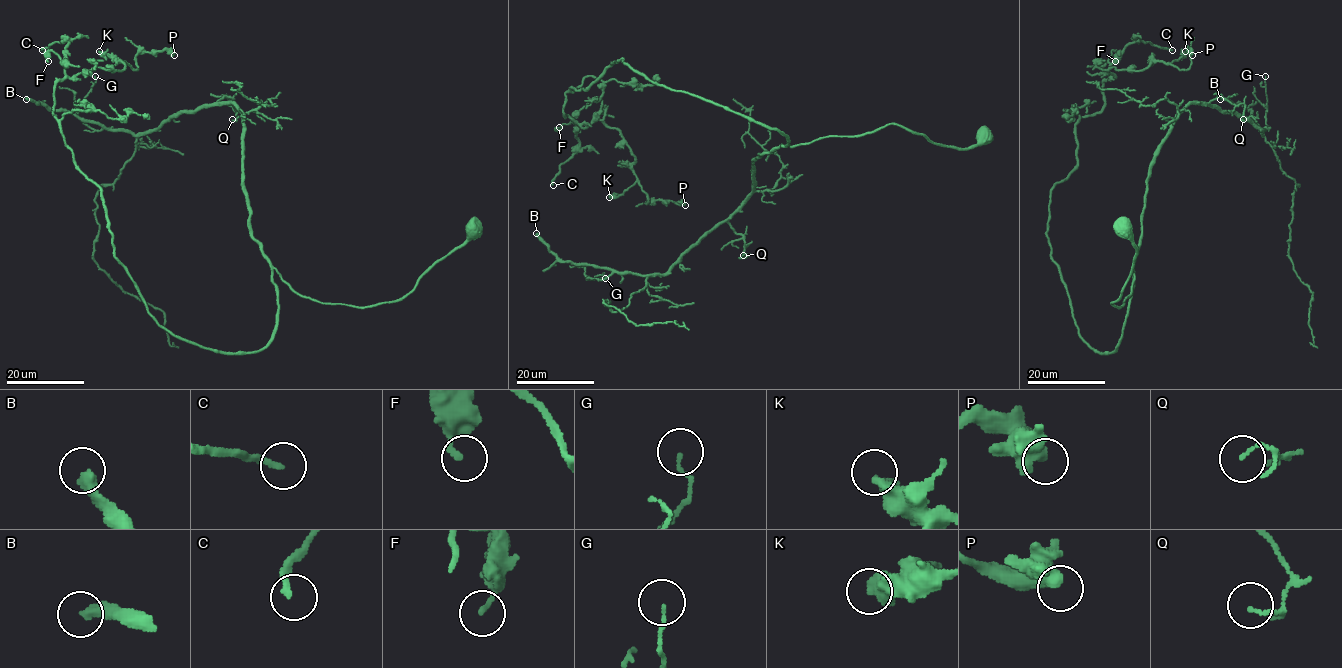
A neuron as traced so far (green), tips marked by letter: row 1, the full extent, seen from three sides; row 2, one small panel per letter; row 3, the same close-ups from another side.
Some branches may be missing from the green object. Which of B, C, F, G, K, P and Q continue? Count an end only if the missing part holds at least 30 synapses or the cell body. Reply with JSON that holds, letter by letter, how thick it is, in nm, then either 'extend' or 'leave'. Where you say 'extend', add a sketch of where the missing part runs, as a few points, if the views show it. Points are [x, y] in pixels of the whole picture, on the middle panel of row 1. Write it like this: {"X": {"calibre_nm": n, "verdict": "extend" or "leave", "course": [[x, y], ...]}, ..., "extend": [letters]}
{"B": {"calibre_nm": 360, "verdict": "extend"}, "C": {"calibre_nm": 220, "verdict": "extend", "course": [[553, 185], [549, 187], [536, 186], [552, 197], [569, 201], [581, 211]]}, "F": {"calibre_nm": 180, "verdict": "leave"}, "G": {"calibre_nm": 100, "verdict": "leave"}, "K": {"calibre_nm": 550, "verdict": "leave"}, "P": {"calibre_nm": 360, "verdict": "leave"}, "Q": {"calibre_nm": 120, "verdict": "leave"}, "extend": ["B", "C"]}

